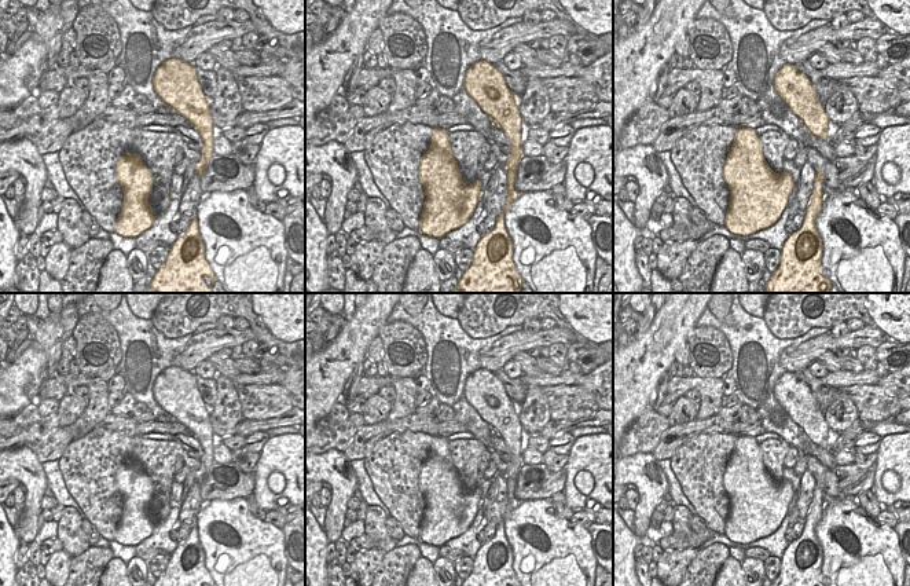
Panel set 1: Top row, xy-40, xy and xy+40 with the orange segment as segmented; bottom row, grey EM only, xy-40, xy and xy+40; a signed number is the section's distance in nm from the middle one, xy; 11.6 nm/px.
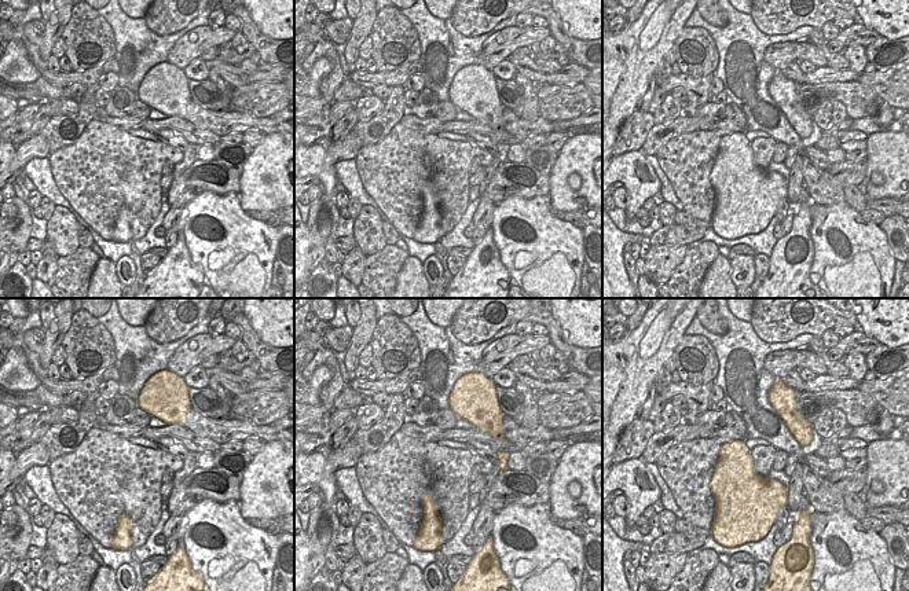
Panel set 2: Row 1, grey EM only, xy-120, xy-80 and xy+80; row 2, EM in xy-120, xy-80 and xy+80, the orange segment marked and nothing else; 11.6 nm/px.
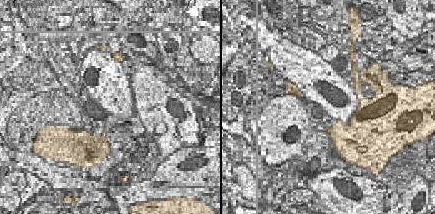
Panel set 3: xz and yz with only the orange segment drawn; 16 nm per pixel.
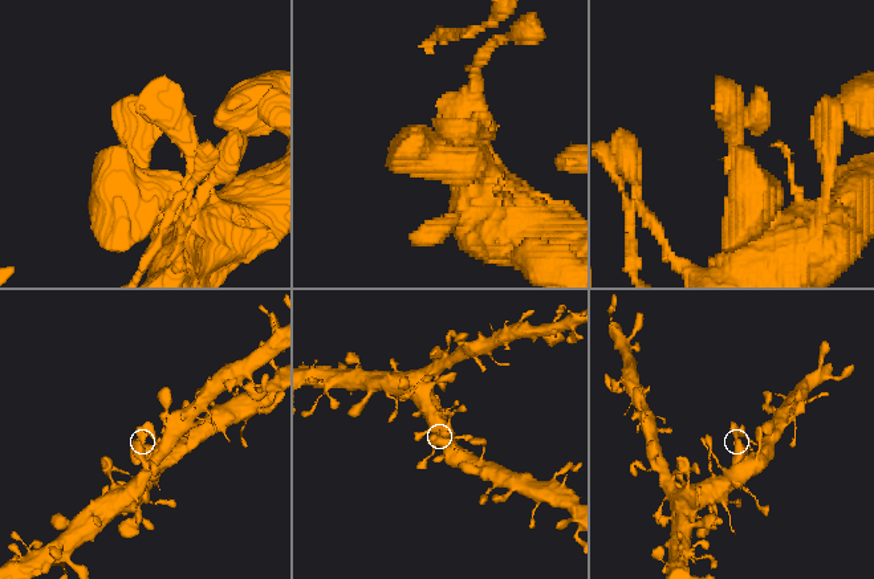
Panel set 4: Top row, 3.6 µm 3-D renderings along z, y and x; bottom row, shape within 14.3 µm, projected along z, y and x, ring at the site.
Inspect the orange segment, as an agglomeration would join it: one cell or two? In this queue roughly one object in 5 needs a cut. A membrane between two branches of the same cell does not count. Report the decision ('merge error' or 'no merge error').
no merge error

